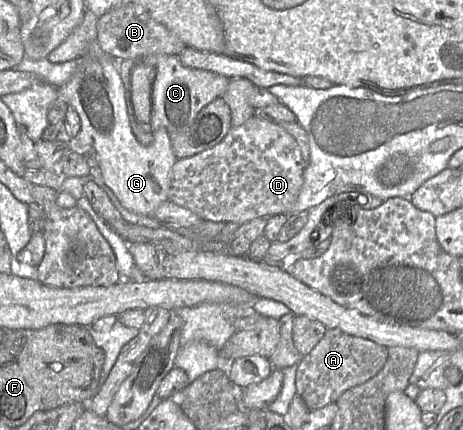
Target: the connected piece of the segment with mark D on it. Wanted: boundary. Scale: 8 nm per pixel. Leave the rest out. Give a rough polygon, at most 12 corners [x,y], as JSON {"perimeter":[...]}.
{"perimeter":[[254,115],[177,159],[168,200],[202,220],[289,213],[305,162]]}

